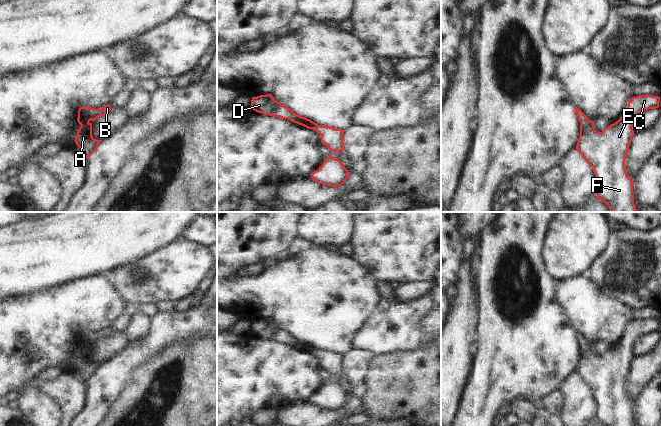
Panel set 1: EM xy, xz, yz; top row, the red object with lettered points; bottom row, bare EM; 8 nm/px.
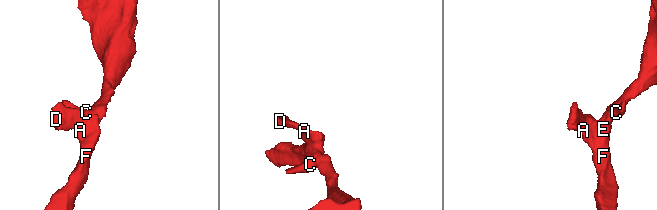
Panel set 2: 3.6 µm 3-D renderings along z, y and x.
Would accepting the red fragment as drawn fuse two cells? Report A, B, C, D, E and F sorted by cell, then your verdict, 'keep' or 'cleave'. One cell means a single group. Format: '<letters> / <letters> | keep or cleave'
A B C D E F | keep

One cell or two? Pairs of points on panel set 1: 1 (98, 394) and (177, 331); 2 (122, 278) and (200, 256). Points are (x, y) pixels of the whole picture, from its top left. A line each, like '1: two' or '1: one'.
1: one
2: one

